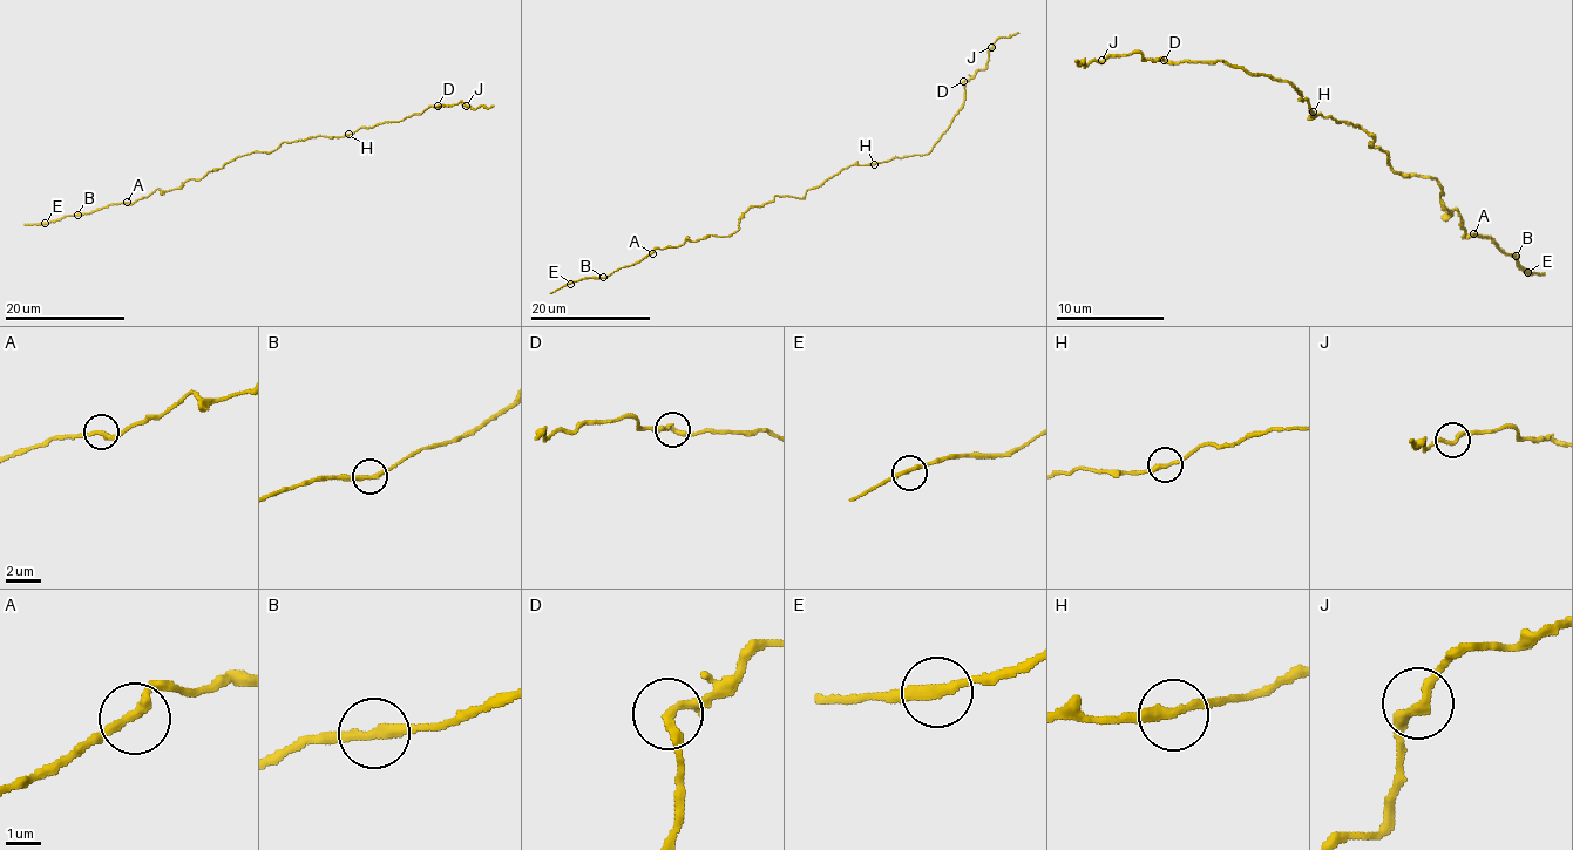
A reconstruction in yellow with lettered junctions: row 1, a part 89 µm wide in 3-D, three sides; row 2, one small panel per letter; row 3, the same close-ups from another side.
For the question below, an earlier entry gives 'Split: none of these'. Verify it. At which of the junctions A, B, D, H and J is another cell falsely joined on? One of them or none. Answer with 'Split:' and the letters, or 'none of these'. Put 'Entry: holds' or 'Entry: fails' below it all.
Split: none of these
Entry: holds

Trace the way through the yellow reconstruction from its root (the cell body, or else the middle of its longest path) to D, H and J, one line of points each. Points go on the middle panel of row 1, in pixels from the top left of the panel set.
D: (805, 195), (849, 165), (927, 154), (963, 104), (963, 81)
H: (805, 195), (849, 165), (874, 164)
J: (805, 195), (849, 165), (927, 154), (963, 104), (964, 81), (985, 68), (991, 47)

